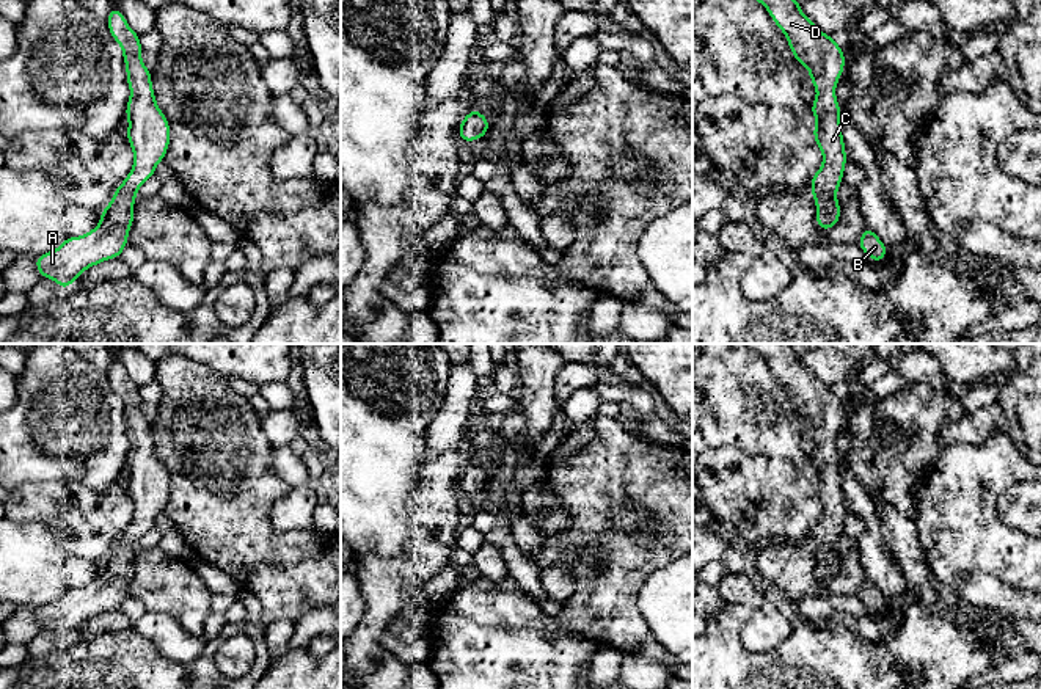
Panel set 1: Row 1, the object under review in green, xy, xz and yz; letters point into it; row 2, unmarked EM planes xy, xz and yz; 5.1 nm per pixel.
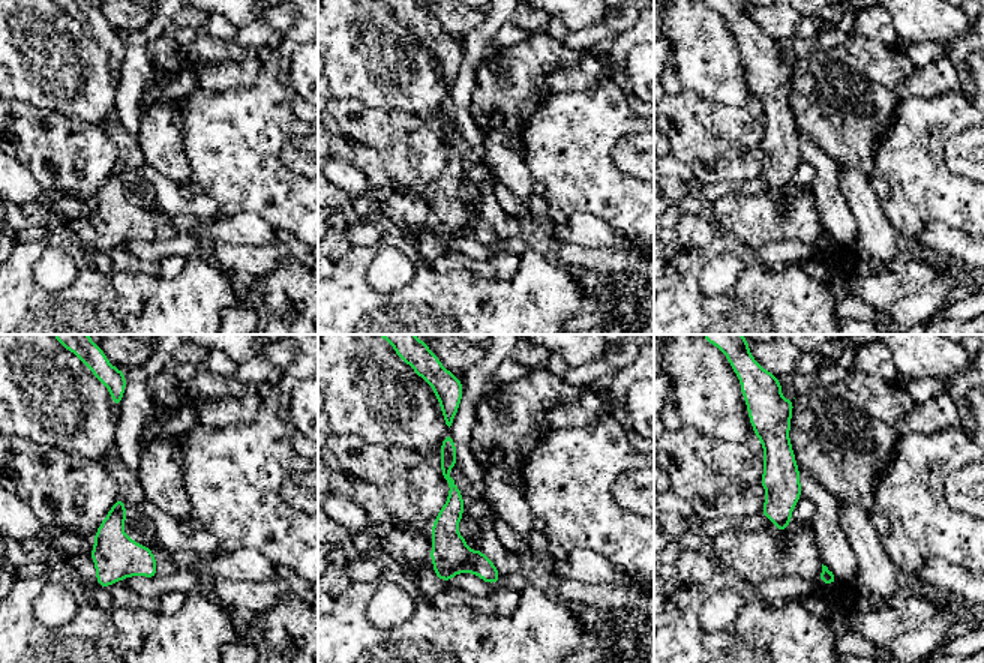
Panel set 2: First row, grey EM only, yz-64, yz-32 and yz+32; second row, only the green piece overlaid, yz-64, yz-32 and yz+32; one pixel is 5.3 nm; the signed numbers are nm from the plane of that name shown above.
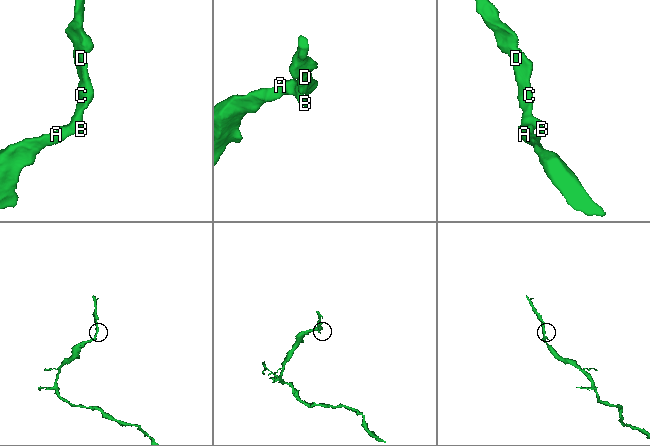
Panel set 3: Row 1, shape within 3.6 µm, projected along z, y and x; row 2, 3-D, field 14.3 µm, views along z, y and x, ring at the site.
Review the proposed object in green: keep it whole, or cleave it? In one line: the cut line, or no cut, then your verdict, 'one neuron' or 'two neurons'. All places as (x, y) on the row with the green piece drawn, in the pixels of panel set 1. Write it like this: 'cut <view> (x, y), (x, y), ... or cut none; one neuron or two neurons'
cut none; one neuron

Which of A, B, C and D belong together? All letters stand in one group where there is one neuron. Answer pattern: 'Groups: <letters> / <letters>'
Groups: A B C D

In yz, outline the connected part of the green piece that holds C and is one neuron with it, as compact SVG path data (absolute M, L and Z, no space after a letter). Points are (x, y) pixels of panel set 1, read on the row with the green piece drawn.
M757 0L774 24L782 30L796 61L809 69L816 97L810 111L816 119L812 130L816 146L823 154L823 165L810 180L810 190L816 204L816 224L829 231L840 220L837 188L846 165L846 151L840 124L840 104L835 99L835 86L845 67L845 53L840 46L823 33L801 11L796 0Z

